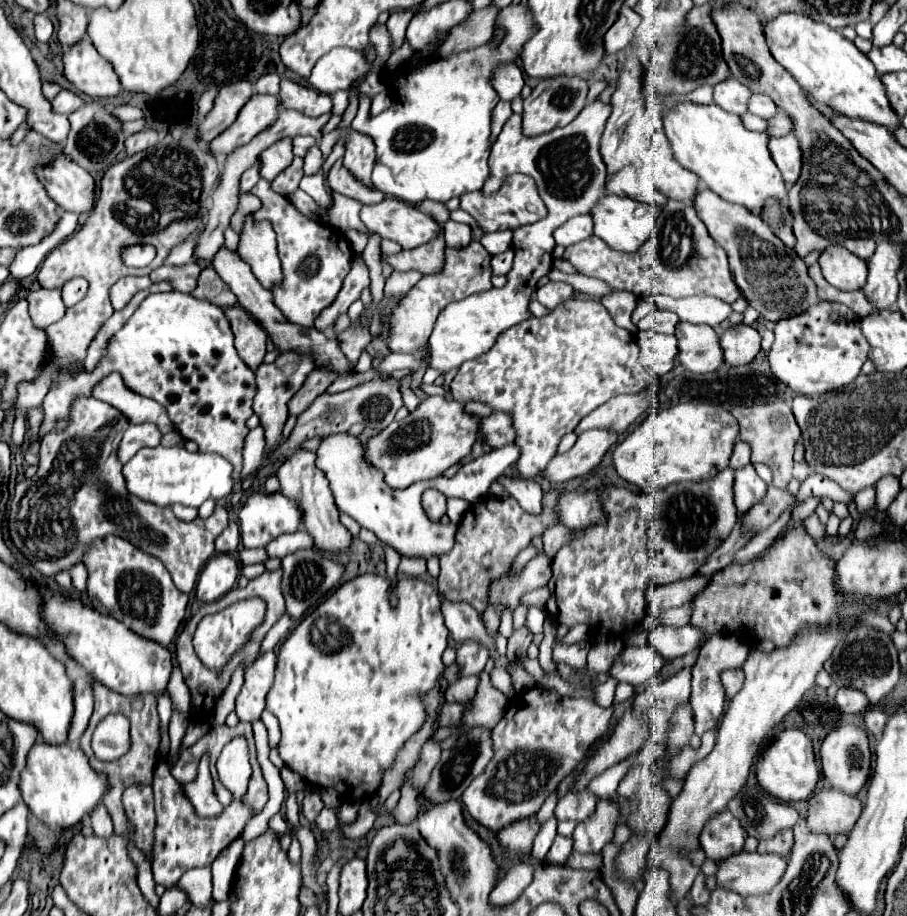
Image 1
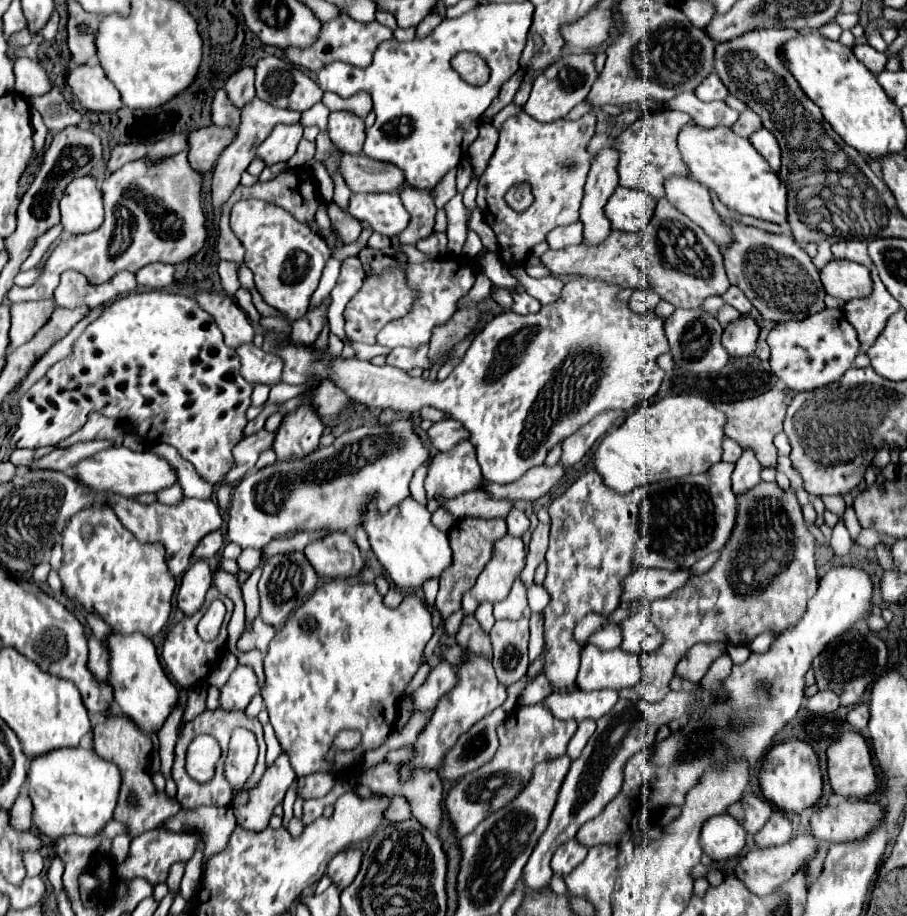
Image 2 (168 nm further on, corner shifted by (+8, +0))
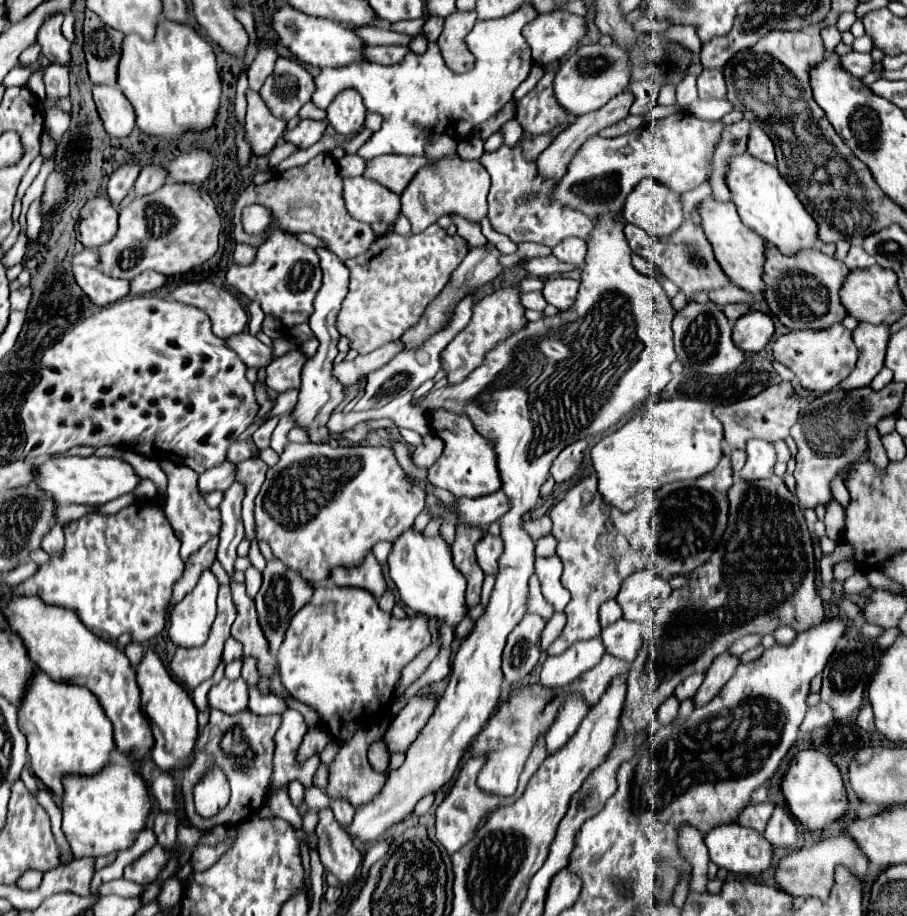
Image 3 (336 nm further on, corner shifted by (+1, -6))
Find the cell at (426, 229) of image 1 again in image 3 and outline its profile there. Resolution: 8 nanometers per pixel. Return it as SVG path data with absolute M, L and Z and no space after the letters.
M365 176L343 180L343 200L349 214L367 224L393 224L401 210L399 196L395 192Z

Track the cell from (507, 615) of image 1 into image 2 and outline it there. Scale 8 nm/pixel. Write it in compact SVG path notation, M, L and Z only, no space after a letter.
M516 580L516 584L512 586L512 592L508 594L508 598L494 604L494 618L496 620L520 620L526 606L528 606L526 588L522 586L520 580Z

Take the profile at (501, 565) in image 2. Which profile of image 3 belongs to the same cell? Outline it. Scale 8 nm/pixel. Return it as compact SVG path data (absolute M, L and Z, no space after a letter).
M487 532L487 534L479 540L479 544L475 546L475 552L477 552L477 562L479 562L479 566L483 568L483 572L497 574L497 560L499 560L499 554L503 552L503 542L501 542L501 538Z

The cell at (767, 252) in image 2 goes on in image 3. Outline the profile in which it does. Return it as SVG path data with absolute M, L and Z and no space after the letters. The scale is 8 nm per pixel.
M767 246L767 266L763 280L767 282L767 302L771 312L789 328L795 330L825 330L847 316L839 300L839 290L847 278L847 266L819 250L803 250L797 256L783 256L775 246Z

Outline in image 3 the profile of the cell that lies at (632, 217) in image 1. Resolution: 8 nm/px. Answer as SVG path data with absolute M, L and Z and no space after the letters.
M643 178L625 202L627 222L641 226L649 236L661 238L677 232L685 220L683 196L655 178Z

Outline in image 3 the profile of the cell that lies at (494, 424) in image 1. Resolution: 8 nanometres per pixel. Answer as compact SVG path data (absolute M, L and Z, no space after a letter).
M427 434L423 438L423 444L413 450L411 460L419 468L431 468L433 462L441 456L441 452L443 452L443 442L439 438L435 438L433 434Z

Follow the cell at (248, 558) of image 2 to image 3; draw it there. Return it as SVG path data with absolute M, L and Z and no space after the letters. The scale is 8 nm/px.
M251 566L245 572L245 586L247 586L247 596L249 598L255 598L257 592L259 592L259 588L261 588L261 572L257 568Z

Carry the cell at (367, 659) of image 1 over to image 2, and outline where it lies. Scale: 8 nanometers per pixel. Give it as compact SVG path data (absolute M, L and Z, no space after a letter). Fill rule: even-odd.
M330 580L316 590L298 610L290 614L286 624L270 642L264 658L264 688L262 698L270 714L270 724L276 730L276 738L288 754L296 776L308 776L314 772L328 772L332 776L346 774L356 758L368 750L380 748L394 728L398 716L398 702L422 664L424 648L434 636L432 614L422 598L406 594L398 608L382 604L382 596L374 584L352 580ZM340 730L360 730L362 742L350 752L338 752L334 762L326 760L330 744Z

